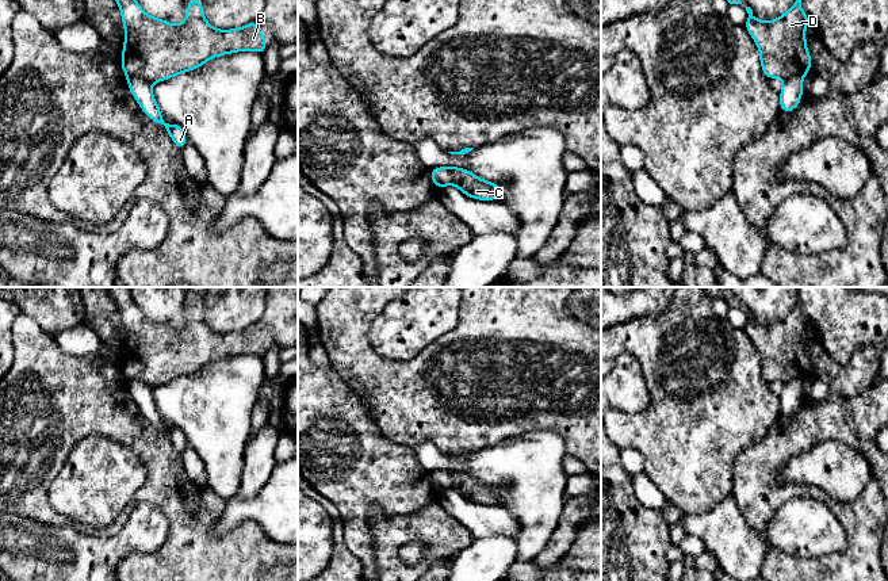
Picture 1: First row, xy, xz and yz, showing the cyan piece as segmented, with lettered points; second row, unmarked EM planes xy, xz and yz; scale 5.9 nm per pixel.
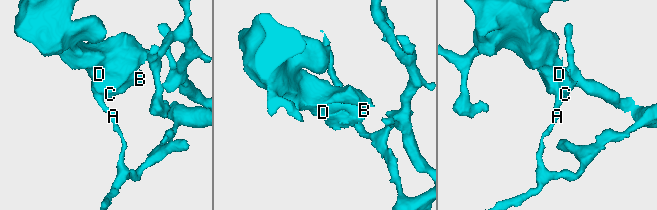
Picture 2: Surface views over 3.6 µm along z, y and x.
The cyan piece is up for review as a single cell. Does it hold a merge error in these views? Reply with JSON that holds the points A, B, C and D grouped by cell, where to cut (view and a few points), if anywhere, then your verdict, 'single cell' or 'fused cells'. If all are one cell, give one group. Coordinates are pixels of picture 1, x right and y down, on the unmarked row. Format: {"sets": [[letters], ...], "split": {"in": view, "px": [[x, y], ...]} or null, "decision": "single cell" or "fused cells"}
{"sets": [["A"], ["B", "C", "D"]], "split": {"in": "xy", "px": [[127, 379], [141, 379], [150, 386]]}, "decision": "fused cells"}

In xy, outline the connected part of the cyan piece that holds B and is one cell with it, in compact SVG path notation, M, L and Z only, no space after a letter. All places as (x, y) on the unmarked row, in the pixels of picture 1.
M107 287L115 302L125 330L120 370L126 381L139 379L148 386L169 383L184 375L196 374L208 363L238 355L267 353L267 340L259 335L259 324L230 333L214 332L204 321L202 302L187 302L185 324L176 329L146 317L134 302L129 287Z

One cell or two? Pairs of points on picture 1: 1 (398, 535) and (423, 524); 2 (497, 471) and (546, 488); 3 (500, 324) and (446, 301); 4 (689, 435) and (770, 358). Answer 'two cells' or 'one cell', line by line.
1: one cell
2: one cell
3: two cells
4: two cells

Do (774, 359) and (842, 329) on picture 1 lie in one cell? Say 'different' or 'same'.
same

